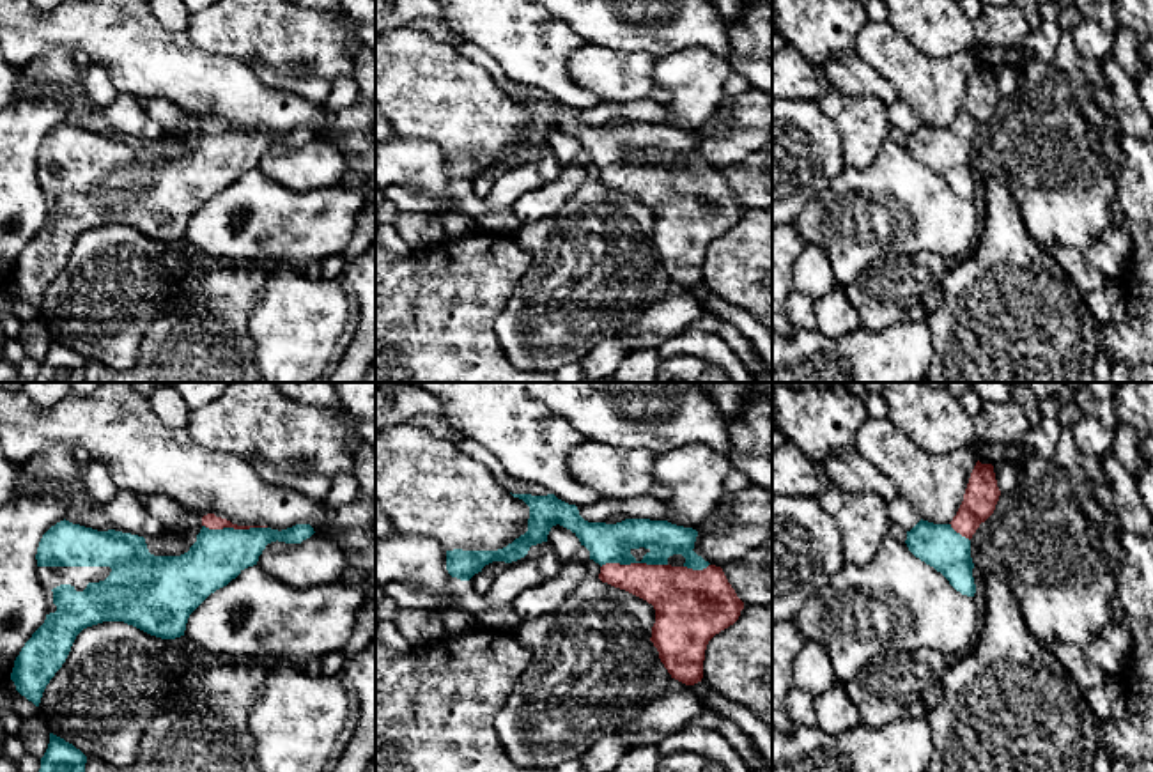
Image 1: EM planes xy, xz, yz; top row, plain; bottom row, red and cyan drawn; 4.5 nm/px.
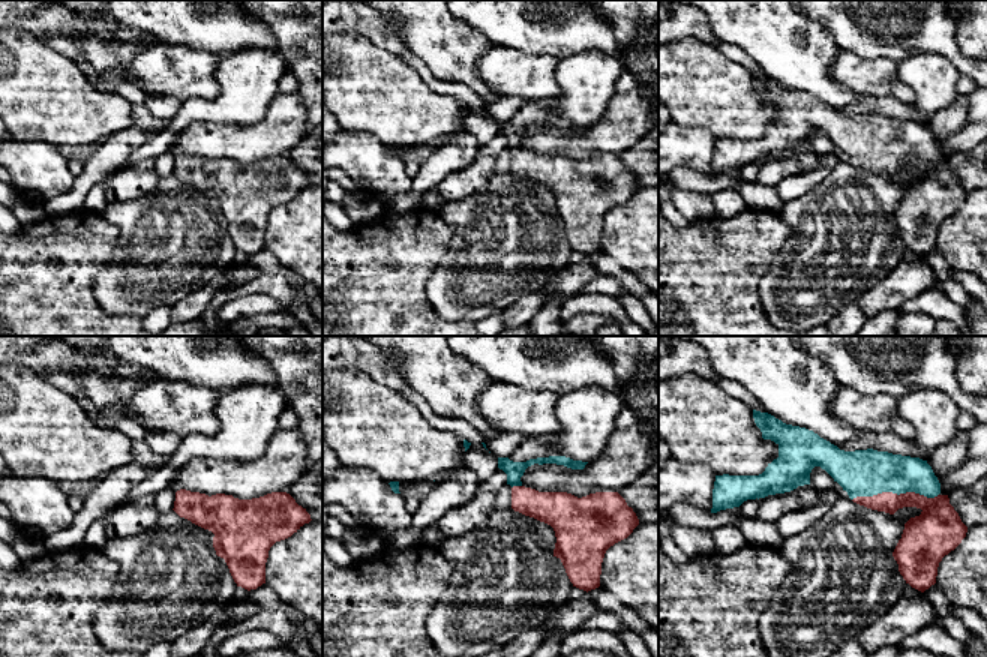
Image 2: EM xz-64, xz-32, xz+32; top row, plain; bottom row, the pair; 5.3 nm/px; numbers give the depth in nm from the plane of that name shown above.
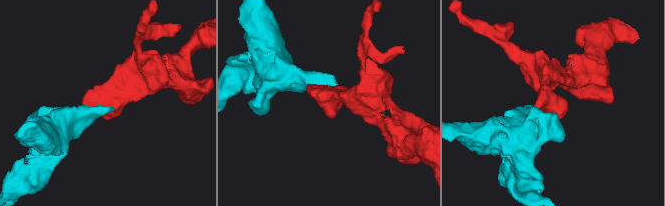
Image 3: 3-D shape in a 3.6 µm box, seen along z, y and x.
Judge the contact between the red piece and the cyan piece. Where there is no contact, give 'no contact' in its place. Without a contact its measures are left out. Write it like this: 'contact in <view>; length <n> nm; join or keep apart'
contact in xz; length 300 nm; join

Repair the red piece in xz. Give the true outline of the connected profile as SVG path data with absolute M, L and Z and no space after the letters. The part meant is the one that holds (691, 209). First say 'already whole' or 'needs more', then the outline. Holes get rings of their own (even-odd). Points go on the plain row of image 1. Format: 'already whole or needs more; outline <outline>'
needs more; outline M512 97L530 110L528 135L498 154L446 154L446 174L452 181L469 184L492 165L512 166L524 161L531 149L547 145L553 129L570 133L590 154L590 163L600 168L599 182L625 193L655 212L655 227L650 244L671 282L694 289L703 282L703 264L708 244L733 228L744 205L737 200L721 170L710 168L694 152L698 135L668 124L625 122L616 127L588 126L576 108L558 103L554 97L531 99Z

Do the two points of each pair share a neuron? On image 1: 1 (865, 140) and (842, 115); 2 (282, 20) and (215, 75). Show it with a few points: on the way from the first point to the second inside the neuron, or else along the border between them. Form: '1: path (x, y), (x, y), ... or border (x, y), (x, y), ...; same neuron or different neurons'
1: path (861, 135), (847, 121); same neuron
2: border (195, 43), (204, 50), (232, 55), (245, 64); different neurons

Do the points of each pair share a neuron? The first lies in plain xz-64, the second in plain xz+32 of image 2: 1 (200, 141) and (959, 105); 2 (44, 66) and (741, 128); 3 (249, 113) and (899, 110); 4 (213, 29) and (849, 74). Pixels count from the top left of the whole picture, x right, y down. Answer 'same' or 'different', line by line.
1: different
2: same
3: different
4: different

